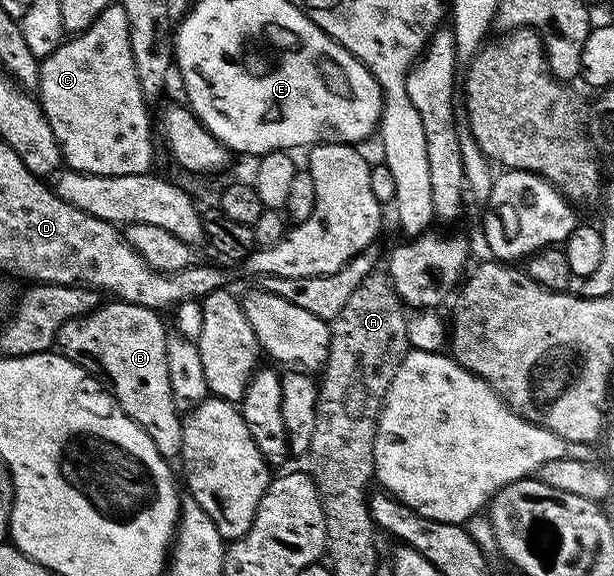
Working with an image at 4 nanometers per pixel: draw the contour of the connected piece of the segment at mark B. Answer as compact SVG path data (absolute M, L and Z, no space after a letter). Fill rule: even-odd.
M102 303L86 316L77 316L66 322L57 335L56 351L90 374L101 374L101 371L105 371L104 379L107 384L109 379L108 387L117 399L117 405L148 434L151 442L155 442L155 450L159 450L165 460L176 461L183 450L183 416L175 402L175 394L171 394L171 381L167 375L165 324L157 317L160 315L154 309L138 304L112 303Z

